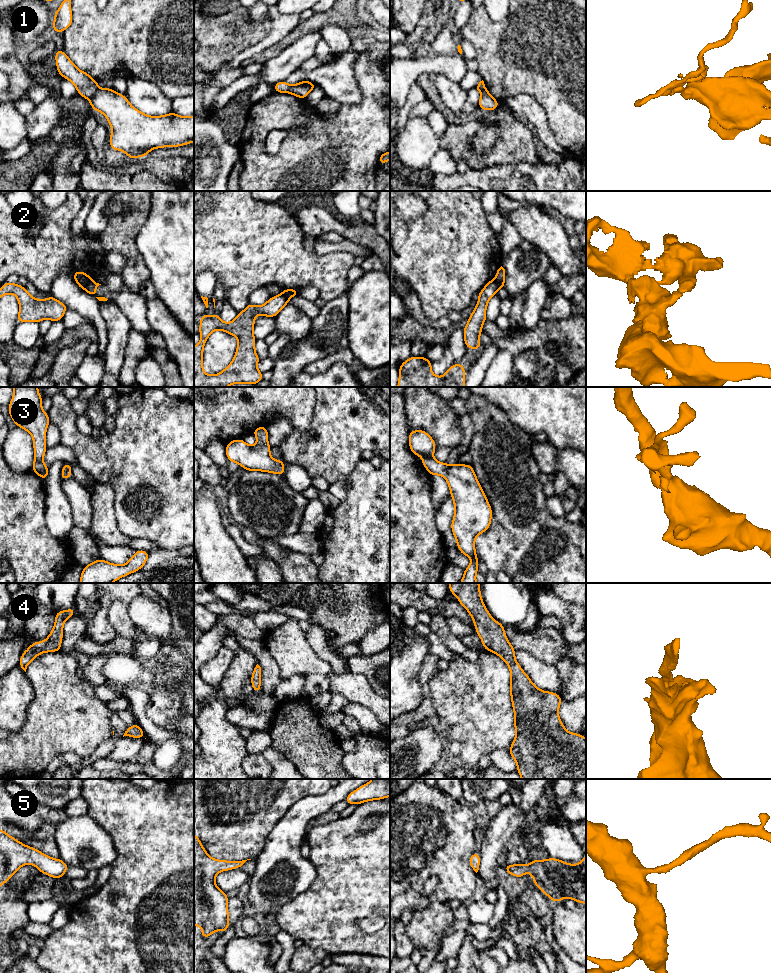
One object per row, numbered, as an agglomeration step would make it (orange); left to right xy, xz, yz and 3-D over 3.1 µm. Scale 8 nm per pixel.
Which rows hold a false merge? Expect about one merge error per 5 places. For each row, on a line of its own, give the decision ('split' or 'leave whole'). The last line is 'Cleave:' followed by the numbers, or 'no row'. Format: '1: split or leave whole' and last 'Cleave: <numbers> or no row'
1: split
2: split
3: leave whole
4: leave whole
5: leave whole
Cleave: 1, 2

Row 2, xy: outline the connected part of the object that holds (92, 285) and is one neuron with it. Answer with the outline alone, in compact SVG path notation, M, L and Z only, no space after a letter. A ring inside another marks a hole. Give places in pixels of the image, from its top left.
M91 279L90 282L88 283L85 291L86 291L87 293L89 293L90 295L92 295L93 297L96 297L99 301L107 301L108 299L105 298L105 297L97 297L97 296L96 296L96 288L97 288L99 285L101 285L101 284L99 284L99 283L97 283L96 281L94 281L93 279Z

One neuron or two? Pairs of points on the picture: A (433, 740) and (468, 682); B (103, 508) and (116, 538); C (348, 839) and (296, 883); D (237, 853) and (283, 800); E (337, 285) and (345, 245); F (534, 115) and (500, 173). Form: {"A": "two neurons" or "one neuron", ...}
{"A": "two neurons", "B": "one neuron", "C": "two neurons", "D": "one neuron", "E": "two neurons", "F": "two neurons"}

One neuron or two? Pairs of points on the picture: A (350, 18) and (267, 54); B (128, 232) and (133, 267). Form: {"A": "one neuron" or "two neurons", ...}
{"A": "one neuron", "B": "one neuron"}

